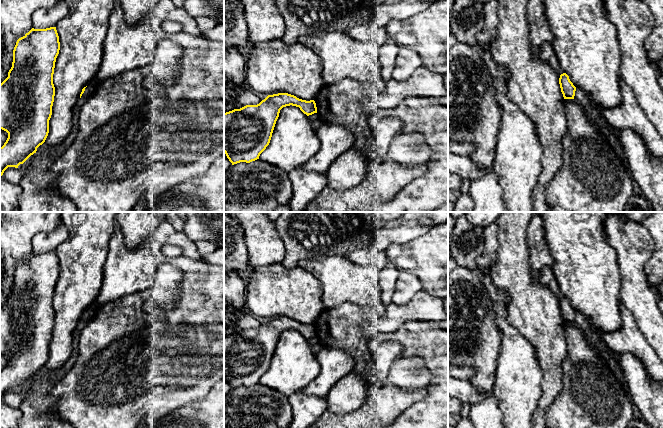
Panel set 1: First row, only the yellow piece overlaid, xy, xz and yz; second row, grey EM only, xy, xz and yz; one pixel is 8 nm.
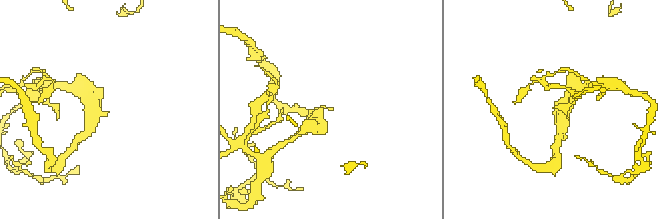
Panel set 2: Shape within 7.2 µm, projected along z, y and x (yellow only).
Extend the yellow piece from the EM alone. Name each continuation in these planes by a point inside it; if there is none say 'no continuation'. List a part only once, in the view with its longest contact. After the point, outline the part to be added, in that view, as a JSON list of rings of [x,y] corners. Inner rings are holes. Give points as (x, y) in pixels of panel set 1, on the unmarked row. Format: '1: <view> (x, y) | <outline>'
no continuation

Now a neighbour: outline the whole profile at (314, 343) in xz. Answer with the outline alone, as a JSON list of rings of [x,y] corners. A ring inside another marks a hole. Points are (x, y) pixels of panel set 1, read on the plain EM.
[[[314,337],[308,340],[312,353],[316,355],[319,352],[321,342],[318,337]]]

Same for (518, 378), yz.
[[[490,272],[486,273],[484,283],[493,303],[495,324],[502,333],[495,374],[495,396],[499,400],[503,428],[533,428],[533,415],[540,401],[543,381],[543,372],[535,348],[508,322],[508,293],[495,286]]]

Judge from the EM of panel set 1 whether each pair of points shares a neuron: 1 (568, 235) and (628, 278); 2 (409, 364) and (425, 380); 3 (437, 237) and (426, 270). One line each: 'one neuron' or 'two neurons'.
1: two neurons
2: one neuron
3: one neuron

